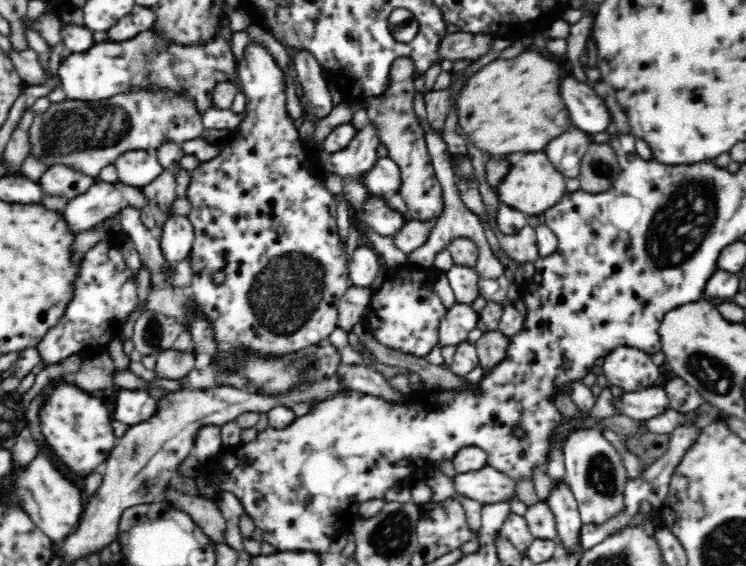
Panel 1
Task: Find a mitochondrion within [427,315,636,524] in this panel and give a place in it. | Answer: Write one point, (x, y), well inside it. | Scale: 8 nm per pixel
(599, 472)

